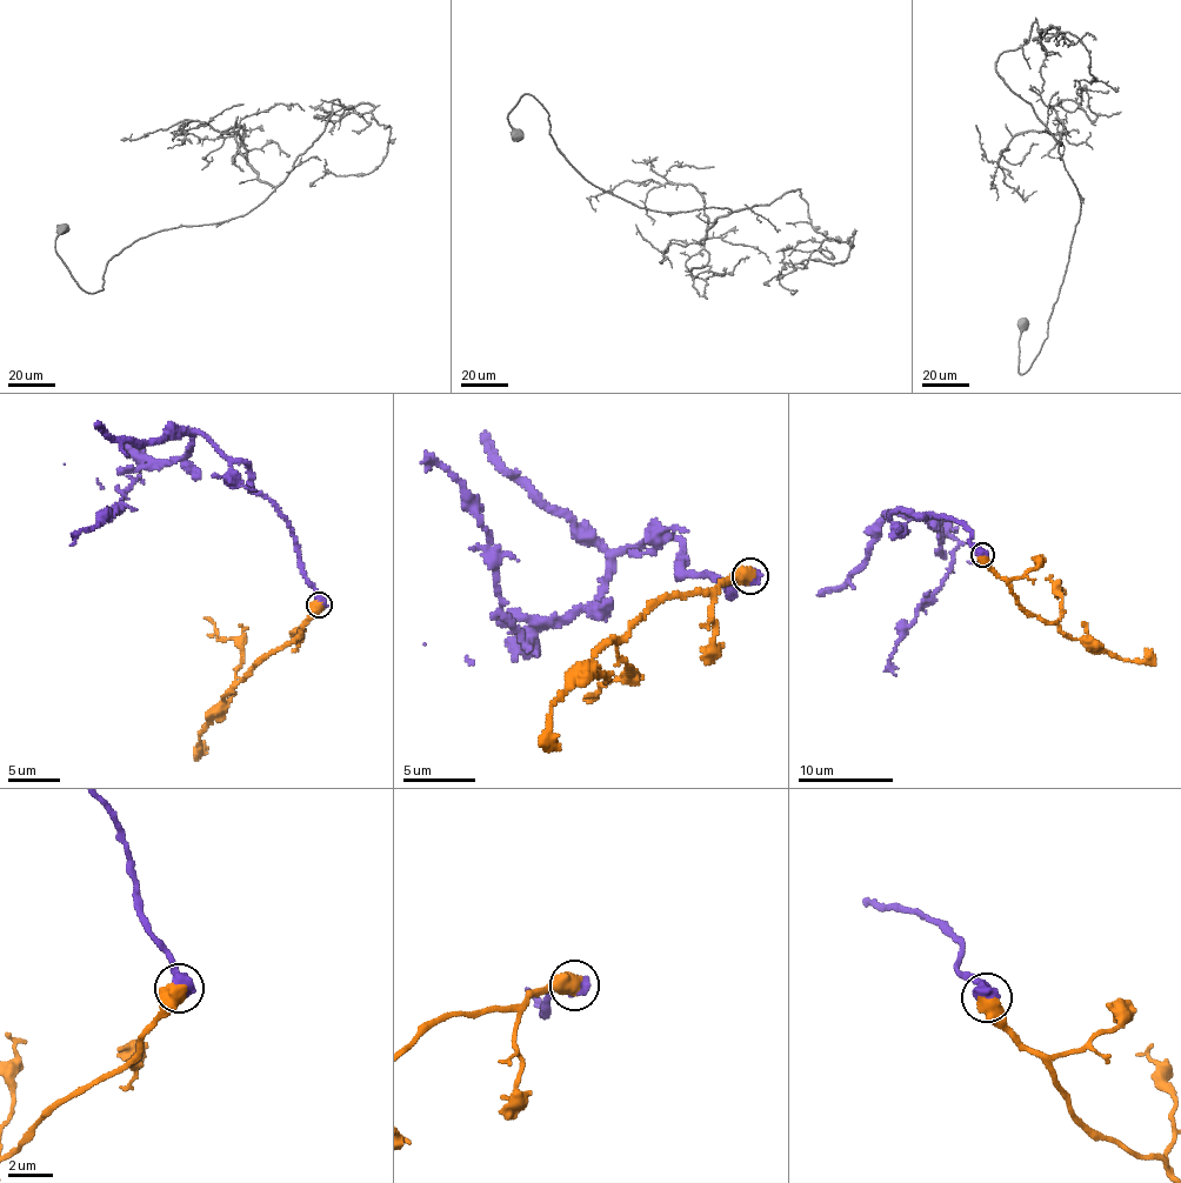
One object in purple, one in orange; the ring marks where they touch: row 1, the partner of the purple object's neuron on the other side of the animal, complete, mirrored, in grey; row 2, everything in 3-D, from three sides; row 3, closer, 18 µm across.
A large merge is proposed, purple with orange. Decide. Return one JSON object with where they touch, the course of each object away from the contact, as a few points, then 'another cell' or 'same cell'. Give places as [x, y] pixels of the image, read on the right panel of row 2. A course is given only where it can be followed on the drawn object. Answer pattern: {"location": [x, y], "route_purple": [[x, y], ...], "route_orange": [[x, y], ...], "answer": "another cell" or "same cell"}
{"location": [982, 555], "route_purple": [[982, 554], [956, 521], [885, 514], [914, 515], [958, 542], [948, 577], [889, 660], [895, 675]], "route_orange": [[982, 554], [1016, 602], [1074, 639], [1095, 641], [1123, 661], [1147, 660], [1155, 654]], "answer": "same cell"}

